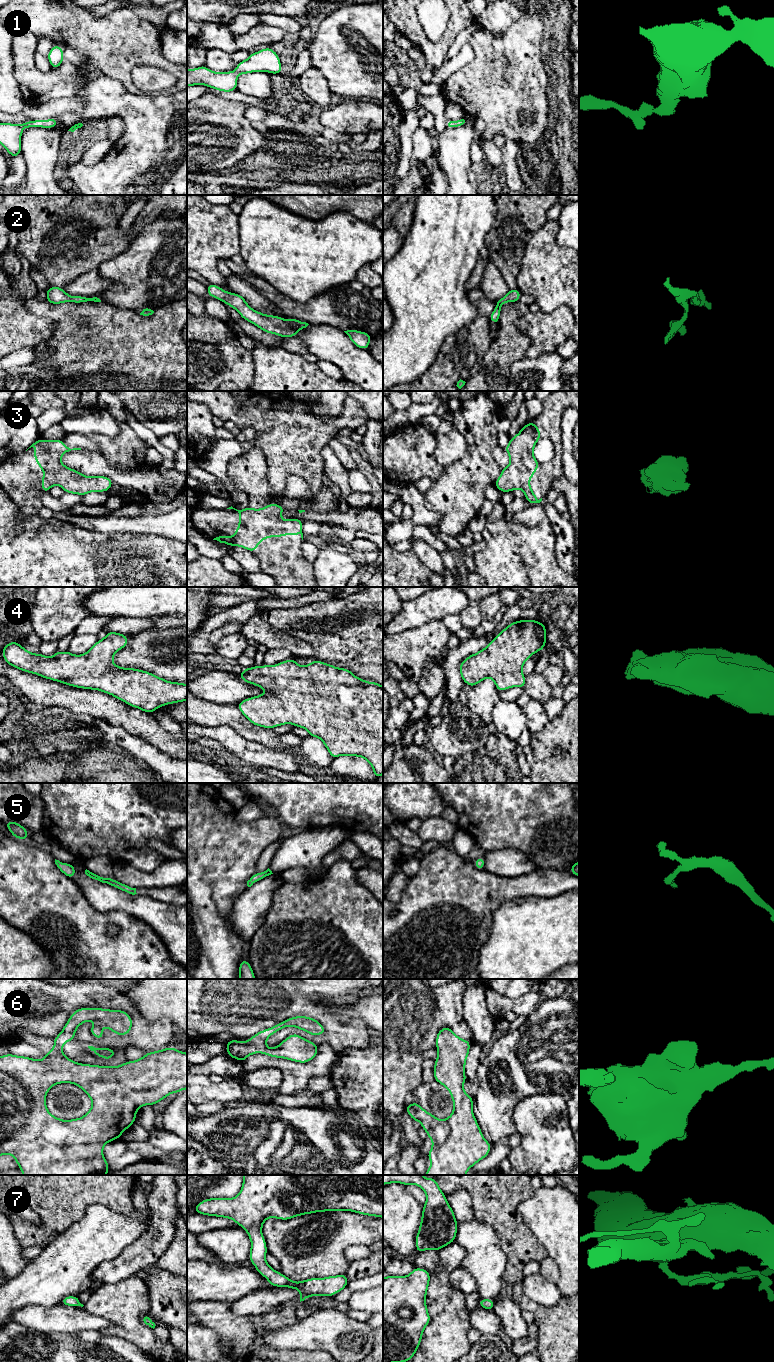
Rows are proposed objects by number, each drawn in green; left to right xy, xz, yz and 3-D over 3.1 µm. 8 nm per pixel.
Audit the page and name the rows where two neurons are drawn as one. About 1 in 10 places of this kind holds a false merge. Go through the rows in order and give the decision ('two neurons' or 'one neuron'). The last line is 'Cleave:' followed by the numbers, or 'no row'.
1: one neuron
2: one neuron
3: one neuron
4: one neuron
5: one neuron
6: one neuron
7: one neuron
Cleave: no row

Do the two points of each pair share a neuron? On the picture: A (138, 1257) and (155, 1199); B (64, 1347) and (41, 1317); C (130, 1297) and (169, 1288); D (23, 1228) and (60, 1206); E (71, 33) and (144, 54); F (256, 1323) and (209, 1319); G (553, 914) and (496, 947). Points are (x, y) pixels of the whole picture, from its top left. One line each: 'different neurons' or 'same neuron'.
A: same neuron
B: different neurons
C: different neurons
D: same neuron
E: same neuron
F: same neuron
G: same neuron

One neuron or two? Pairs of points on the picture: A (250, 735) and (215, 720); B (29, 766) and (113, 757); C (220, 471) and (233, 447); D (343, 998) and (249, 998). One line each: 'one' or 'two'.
A: one
B: one
C: one
D: one

